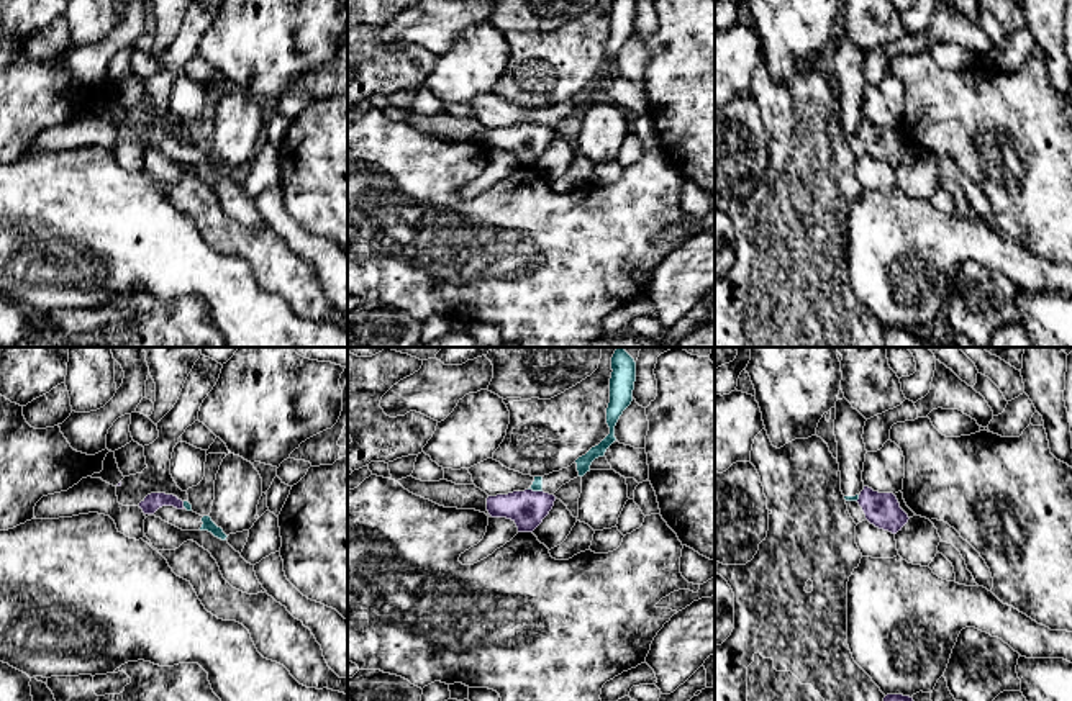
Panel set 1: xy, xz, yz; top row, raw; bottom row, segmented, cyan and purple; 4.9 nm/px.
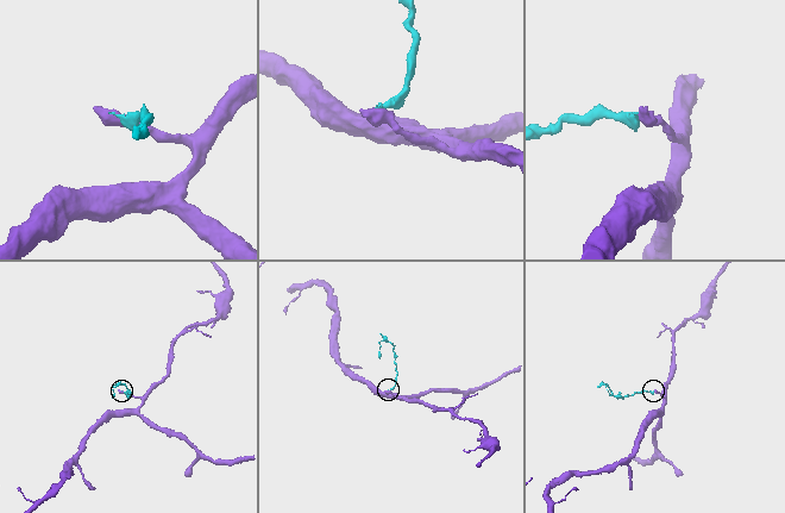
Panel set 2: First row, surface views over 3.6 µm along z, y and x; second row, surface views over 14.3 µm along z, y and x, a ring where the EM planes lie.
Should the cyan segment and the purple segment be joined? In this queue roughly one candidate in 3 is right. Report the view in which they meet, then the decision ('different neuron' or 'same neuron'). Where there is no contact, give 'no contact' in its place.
xz | different neuron

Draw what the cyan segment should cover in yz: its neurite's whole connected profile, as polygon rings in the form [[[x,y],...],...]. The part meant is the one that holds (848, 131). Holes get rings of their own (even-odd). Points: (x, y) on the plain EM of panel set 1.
[[[846,31],[836,34],[834,69],[838,75],[841,124],[846,134],[857,134],[864,123],[862,103],[867,84],[862,67],[865,54]]]

